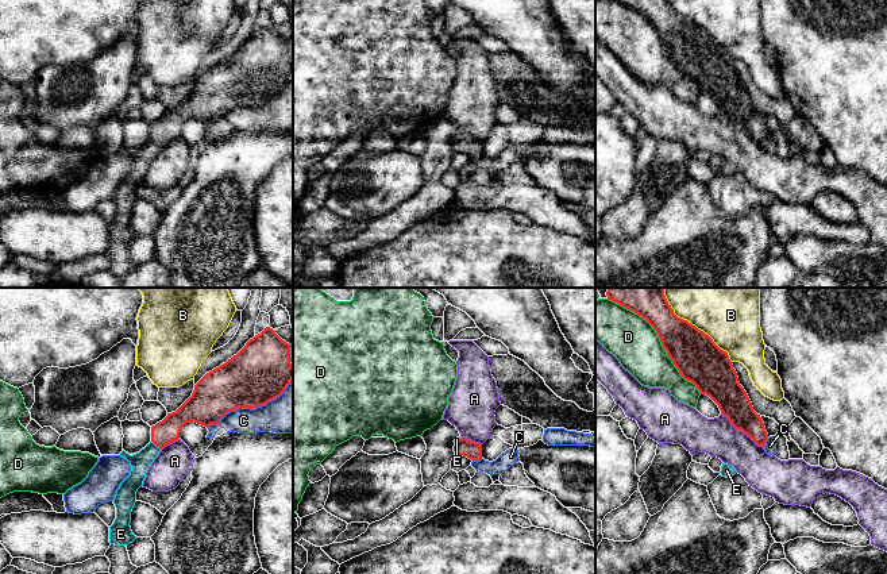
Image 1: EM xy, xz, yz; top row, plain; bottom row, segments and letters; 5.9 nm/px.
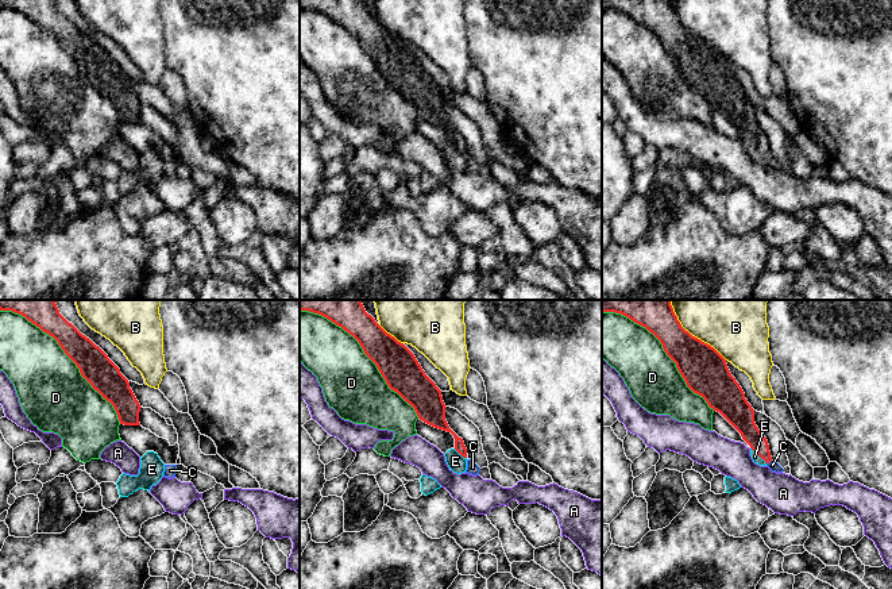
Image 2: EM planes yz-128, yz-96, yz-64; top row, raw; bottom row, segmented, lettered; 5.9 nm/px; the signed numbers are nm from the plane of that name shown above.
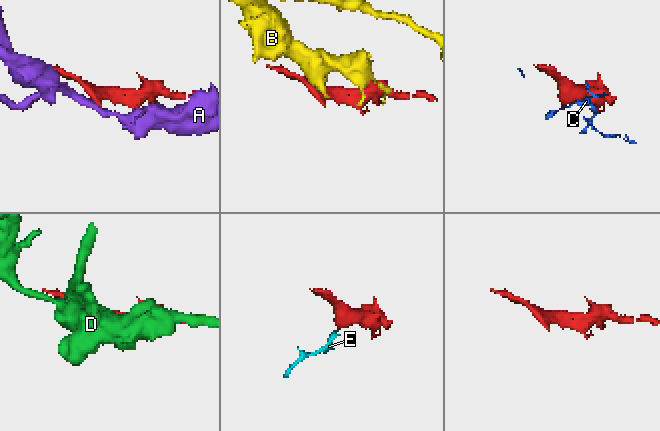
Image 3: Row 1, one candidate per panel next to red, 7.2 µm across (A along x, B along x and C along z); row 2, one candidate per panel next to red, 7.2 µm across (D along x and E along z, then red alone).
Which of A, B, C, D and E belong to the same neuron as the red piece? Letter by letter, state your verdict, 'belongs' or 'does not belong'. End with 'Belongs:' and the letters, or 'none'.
A: does not belong
B: does not belong
C: does not belong
D: does not belong
E: belongs
Belongs: E

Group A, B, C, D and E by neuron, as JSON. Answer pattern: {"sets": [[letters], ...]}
{"sets": [["A"], ["B"], ["C"], ["D"], ["E"]]}

